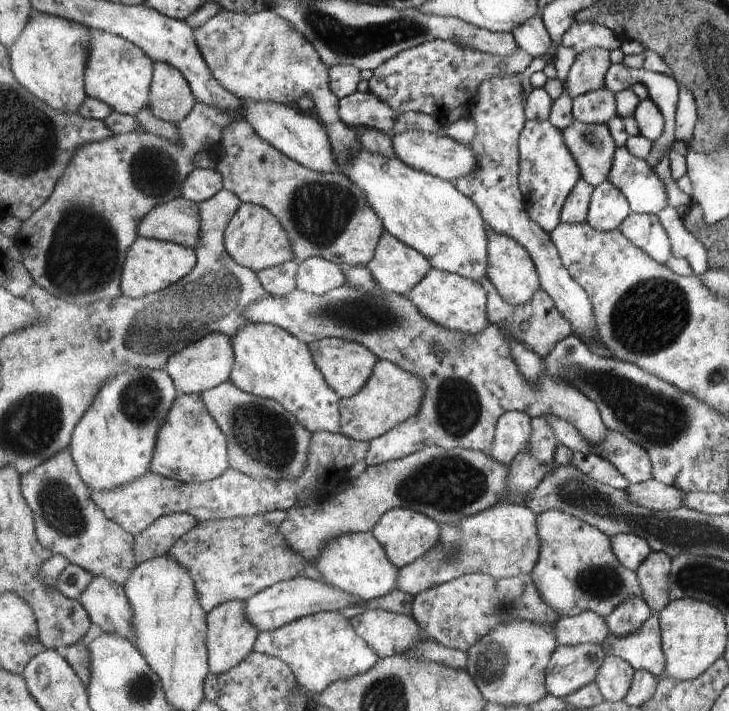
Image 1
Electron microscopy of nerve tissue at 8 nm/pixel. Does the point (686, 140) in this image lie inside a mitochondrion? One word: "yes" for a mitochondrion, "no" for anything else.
no

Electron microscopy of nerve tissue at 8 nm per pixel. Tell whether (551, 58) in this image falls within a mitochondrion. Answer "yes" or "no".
no

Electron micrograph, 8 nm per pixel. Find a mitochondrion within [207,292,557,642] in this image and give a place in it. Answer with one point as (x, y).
(447, 484)

